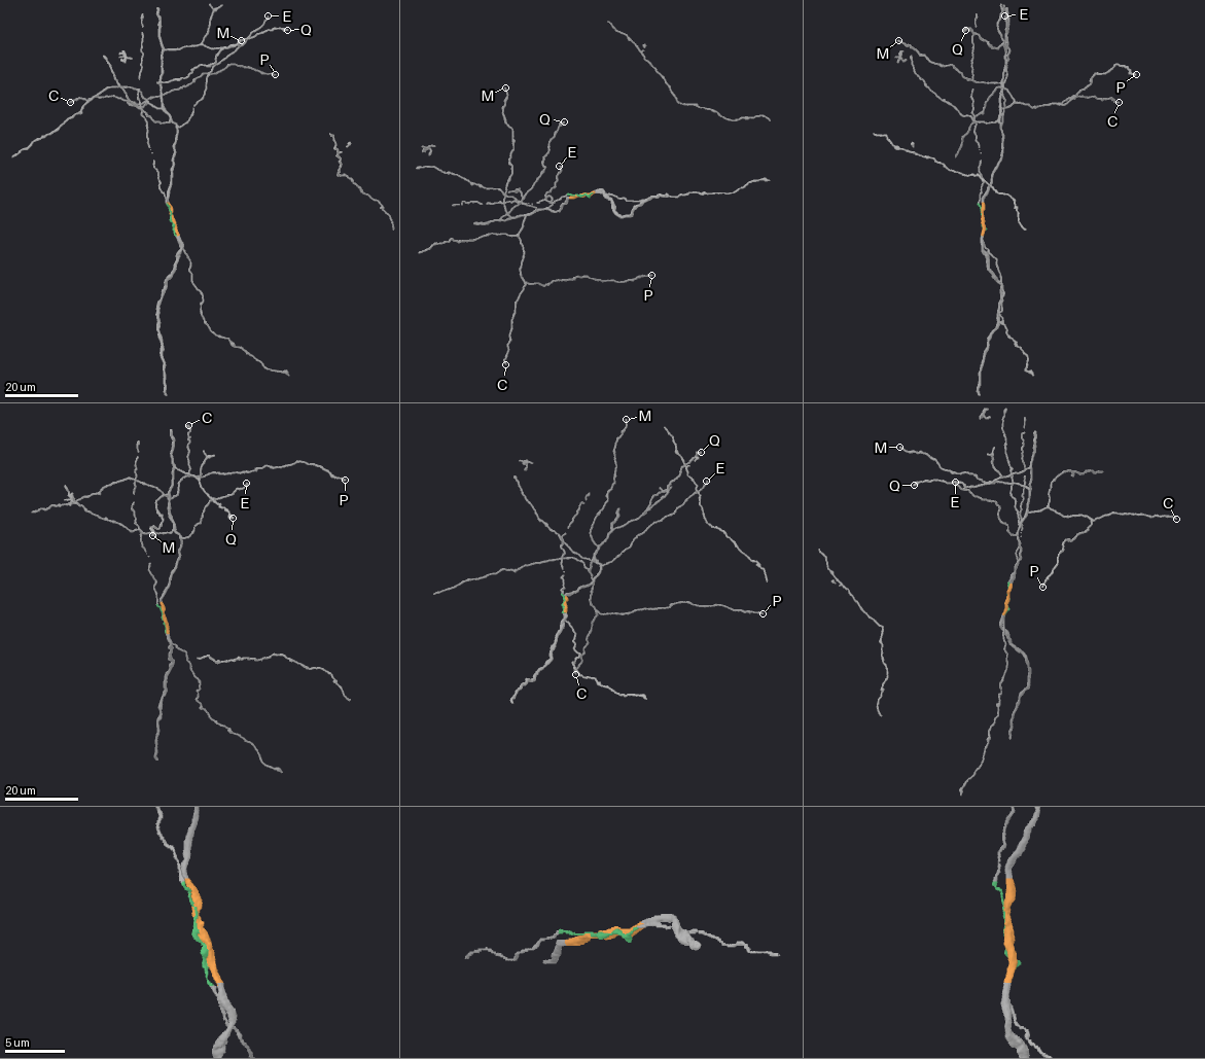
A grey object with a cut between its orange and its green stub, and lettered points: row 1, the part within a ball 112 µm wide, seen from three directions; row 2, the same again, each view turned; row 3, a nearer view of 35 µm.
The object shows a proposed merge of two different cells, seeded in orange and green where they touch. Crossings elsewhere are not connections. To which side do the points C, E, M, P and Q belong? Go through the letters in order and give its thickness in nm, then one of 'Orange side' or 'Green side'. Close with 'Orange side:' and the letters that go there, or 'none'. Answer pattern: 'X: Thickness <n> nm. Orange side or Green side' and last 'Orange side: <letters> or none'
C: Thickness 180 nm. Orange side
E: Thickness 160 nm. Orange side
M: Thickness 190 nm. Orange side
P: Thickness 180 nm. Orange side
Q: Thickness 280 nm. Orange side
Orange side: C, E, M, P, Q

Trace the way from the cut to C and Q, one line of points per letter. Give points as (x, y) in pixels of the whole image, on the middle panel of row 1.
C: (580, 195), (566, 198), (558, 211), (541, 208), (523, 221), (519, 234), (525, 284), (516, 302), (506, 364)
Q: (580, 195), (566, 198), (558, 211), (545, 208), (499, 220), (518, 205), (541, 173), (548, 144), (564, 121)

